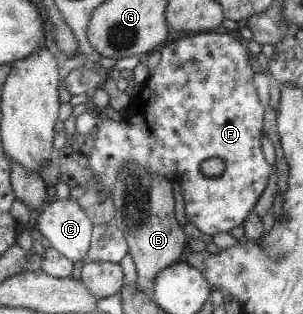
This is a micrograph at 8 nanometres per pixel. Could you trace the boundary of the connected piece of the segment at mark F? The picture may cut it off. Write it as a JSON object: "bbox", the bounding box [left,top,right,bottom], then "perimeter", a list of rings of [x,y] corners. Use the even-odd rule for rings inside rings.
{"bbox":[88,32,274,236],"perimeter":[[[204,32],[161,46],[160,53],[160,64],[151,71],[145,86],[132,96],[129,108],[122,113],[124,121],[114,122],[99,114],[100,123],[93,134],[95,143],[88,166],[107,195],[111,194],[118,170],[124,162],[134,162],[144,170],[152,170],[172,184],[178,182],[184,192],[185,216],[190,223],[212,236],[222,231],[229,232],[233,227],[244,225],[274,172],[274,166],[266,162],[262,153],[260,139],[263,137],[265,107],[261,105],[254,87],[255,73],[246,43],[226,33]],[[212,157],[220,157],[224,162],[224,171],[219,176],[205,176],[200,169],[202,162]]]}

